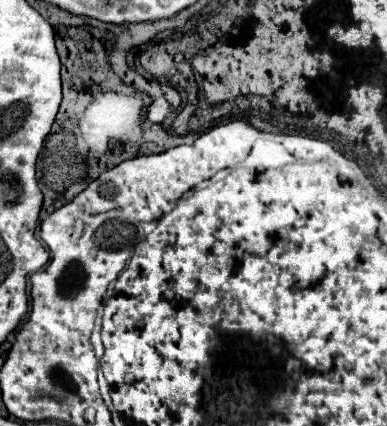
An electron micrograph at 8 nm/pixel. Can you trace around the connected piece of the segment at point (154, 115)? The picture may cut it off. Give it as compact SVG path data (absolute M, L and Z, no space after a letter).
M158 98L158 100L154 100L150 104L150 110L146 110L146 120L150 120L150 122L162 122L168 112L170 112L168 102L162 100L162 98Z

